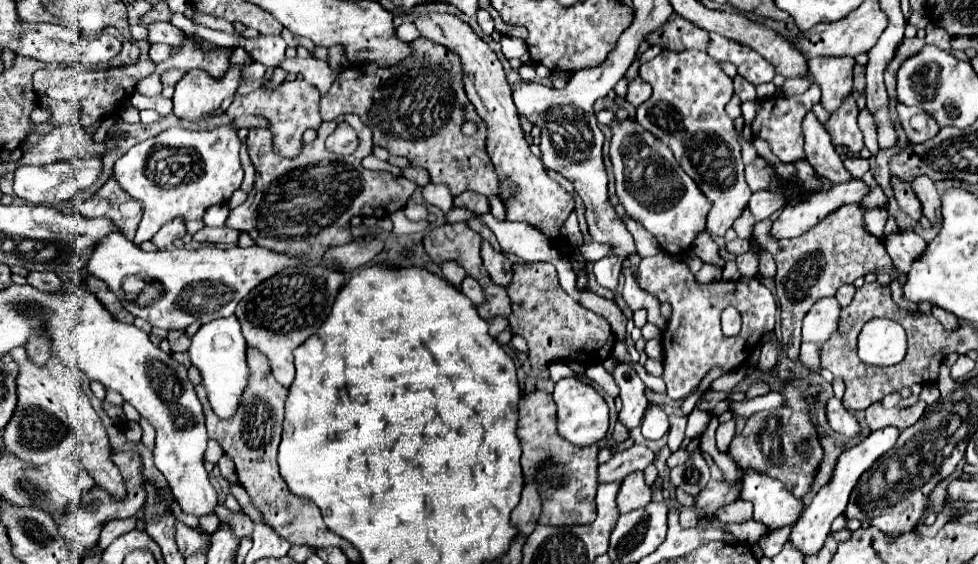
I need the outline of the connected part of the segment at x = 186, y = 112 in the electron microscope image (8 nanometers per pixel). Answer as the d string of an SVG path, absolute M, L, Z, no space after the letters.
M230 67L222 79L212 79L208 73L192 69L188 75L176 85L174 91L174 113L184 121L202 121L212 111L220 107L220 103L234 95L238 85L242 67Z

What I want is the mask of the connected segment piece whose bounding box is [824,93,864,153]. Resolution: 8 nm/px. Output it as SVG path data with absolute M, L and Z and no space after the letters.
M852 93L848 95L848 101L836 109L836 113L830 115L830 119L824 123L824 129L832 137L832 145L846 145L852 153L860 153L864 147L862 131L858 127L858 107Z

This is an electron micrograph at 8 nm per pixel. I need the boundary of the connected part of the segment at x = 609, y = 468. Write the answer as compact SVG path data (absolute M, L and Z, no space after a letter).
M634 445L628 451L616 453L610 461L598 467L600 483L604 481L622 481L632 471L642 471L654 461L654 451L646 445Z

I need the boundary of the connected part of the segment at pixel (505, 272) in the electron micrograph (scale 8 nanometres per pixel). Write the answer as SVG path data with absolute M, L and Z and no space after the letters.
M484 241L484 245L482 245L482 259L484 259L486 271L490 273L490 279L492 279L496 285L508 289L508 285L510 285L510 281L512 281L512 263L510 263L502 253L494 251L494 249L490 247L490 243L486 243L486 241Z

